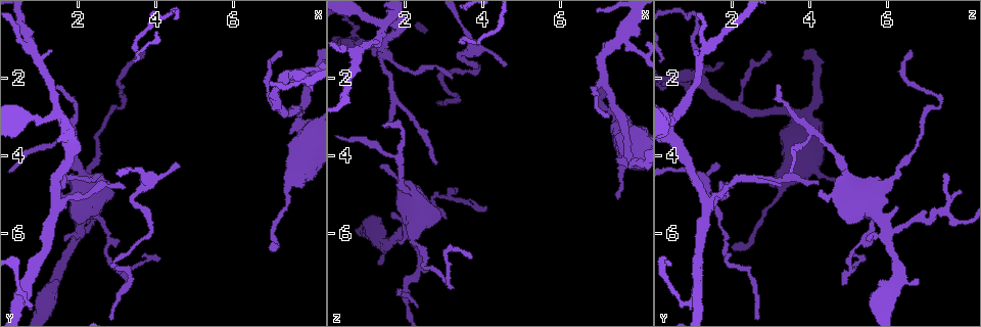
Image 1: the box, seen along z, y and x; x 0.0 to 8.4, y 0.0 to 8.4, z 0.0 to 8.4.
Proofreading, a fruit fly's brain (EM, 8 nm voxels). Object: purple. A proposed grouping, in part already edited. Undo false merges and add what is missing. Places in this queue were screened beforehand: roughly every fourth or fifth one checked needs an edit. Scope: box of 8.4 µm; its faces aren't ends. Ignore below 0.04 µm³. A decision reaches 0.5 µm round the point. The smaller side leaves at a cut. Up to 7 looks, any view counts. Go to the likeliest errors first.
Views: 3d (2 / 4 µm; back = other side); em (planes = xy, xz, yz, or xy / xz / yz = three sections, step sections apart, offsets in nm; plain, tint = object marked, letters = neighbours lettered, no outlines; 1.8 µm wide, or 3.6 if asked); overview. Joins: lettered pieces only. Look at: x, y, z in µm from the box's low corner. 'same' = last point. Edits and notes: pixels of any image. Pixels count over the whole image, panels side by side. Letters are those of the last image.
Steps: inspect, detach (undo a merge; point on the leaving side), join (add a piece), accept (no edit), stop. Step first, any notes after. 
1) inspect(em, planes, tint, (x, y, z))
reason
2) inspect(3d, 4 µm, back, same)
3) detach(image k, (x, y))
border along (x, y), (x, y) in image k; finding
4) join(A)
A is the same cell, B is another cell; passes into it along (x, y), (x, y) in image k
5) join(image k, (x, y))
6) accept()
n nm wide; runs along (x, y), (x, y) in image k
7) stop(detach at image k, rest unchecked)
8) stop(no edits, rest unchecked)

inspect(3d, 2 µm, back, (2.85, 4.75, 4.20))
tapers out

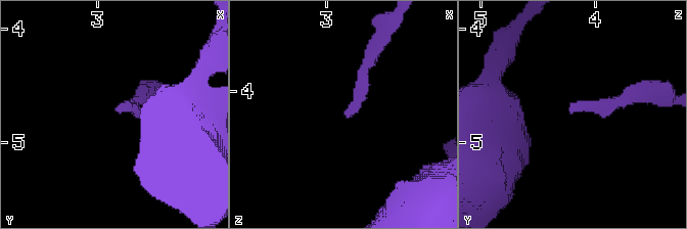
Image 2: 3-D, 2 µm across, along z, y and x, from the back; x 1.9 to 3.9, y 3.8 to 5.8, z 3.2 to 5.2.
inspect(em, planes, letters, (2.82, 4.74, 4.20))
shape alone is not enough

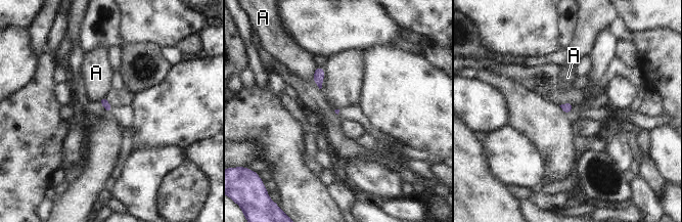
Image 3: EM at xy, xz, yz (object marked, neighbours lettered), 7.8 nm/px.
accept()
A is another cell; border along (316, 68), (312, 81) in image 3; none of them fits

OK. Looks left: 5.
inspect(em, planes, letters, (1.40, 7.20, 6.80))
an open end

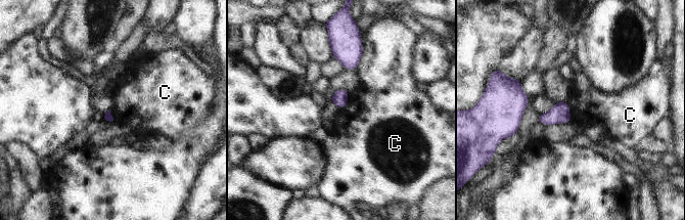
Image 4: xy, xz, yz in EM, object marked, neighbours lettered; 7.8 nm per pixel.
accept()
C is another cell; no lettered piece goes on from it

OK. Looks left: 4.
inspect(3d, 2 µm, (3.40, 7.30, 4.80))
an open end

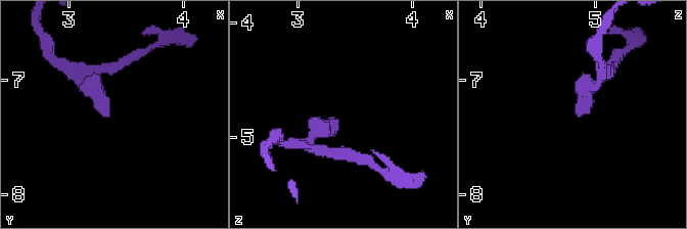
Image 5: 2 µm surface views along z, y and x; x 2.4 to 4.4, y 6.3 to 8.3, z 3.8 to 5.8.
inspect(em, planes, tint, (3.32, 7.30, 4.82))

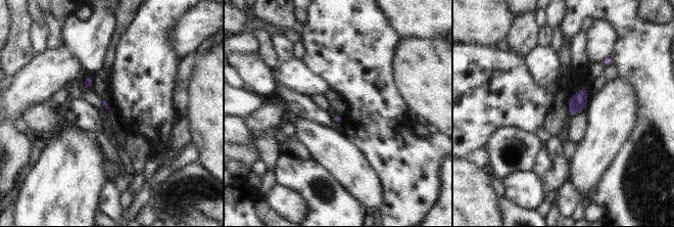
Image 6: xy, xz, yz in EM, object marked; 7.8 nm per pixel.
inspect(em, planes, letters, same)
what lies round it

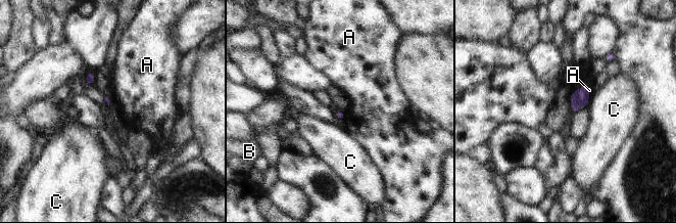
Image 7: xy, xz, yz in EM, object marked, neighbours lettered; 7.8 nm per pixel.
accept()
A, B and C are other cells; border along (344, 113), (345, 117) in image 7; no lettered piece goes on from it

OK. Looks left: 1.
stop(no edits, rest unchecked)

